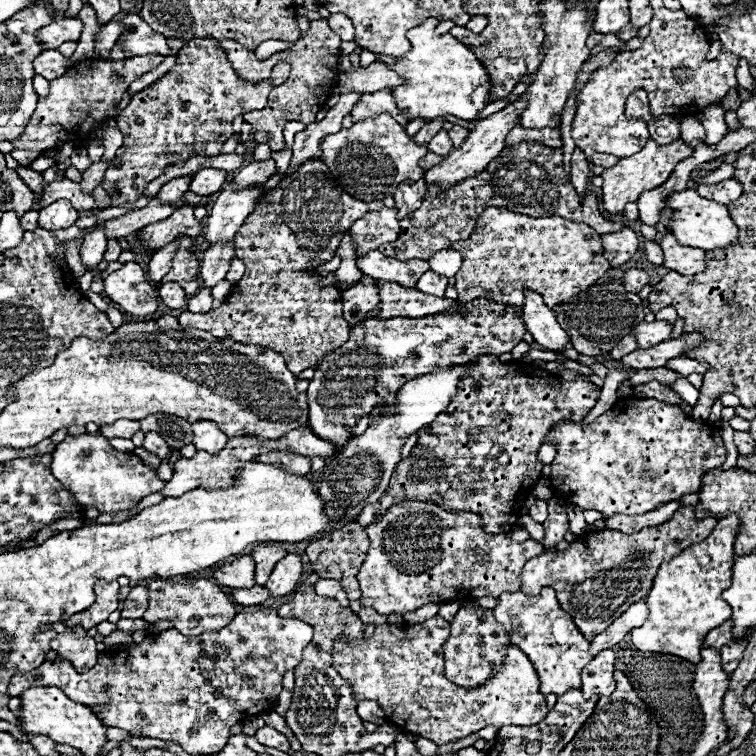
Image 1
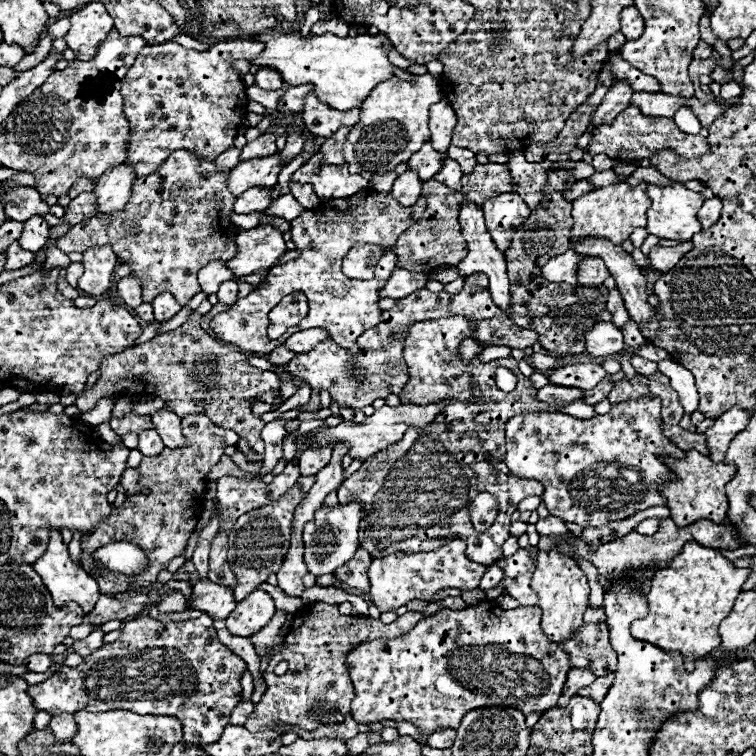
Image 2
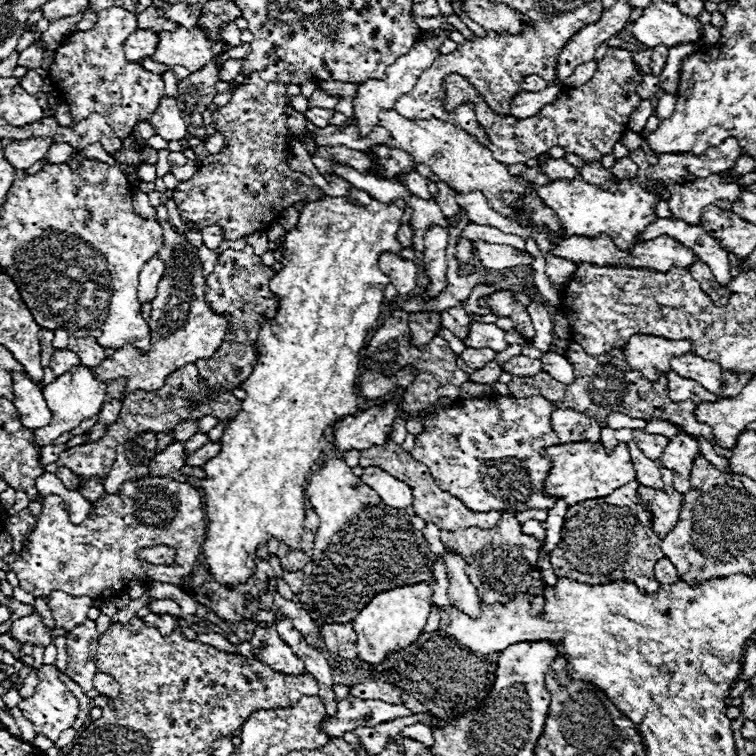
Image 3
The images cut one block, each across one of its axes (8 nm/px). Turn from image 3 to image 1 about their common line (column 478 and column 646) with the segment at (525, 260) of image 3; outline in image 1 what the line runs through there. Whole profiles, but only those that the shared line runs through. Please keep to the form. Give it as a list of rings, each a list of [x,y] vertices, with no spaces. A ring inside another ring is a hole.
[[[644,242],[644,254],[646,254],[646,260],[654,266],[662,266],[662,250],[656,242]]]

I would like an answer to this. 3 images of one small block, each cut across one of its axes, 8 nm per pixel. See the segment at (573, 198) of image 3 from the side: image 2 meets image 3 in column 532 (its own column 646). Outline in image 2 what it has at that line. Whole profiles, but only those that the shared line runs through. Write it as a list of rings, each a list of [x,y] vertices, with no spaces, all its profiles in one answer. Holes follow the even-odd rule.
[[[672,182],[670,186],[652,186],[648,184],[646,188],[652,206],[648,210],[648,234],[654,234],[658,238],[666,238],[666,240],[680,240],[680,242],[688,242],[696,232],[702,230],[700,222],[696,220],[696,212],[700,210],[702,198],[698,192],[688,190],[682,182]]]

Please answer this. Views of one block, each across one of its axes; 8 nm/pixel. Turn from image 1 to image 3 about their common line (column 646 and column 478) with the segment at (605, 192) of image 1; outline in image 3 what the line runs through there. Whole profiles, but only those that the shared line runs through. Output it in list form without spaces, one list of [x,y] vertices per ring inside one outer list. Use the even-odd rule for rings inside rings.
[[[394,108],[390,110],[384,110],[380,112],[380,120],[378,120],[378,126],[386,128],[390,132],[390,140],[388,140],[388,146],[390,148],[400,148],[404,152],[408,152],[412,156],[412,162],[414,164],[424,164],[428,166],[434,176],[438,176],[442,182],[446,182],[452,190],[460,192],[460,194],[468,194],[468,192],[474,192],[474,190],[480,190],[486,198],[488,198],[488,204],[500,212],[502,216],[510,218],[510,220],[516,220],[520,224],[526,224],[520,220],[520,216],[516,216],[508,206],[502,204],[500,200],[500,192],[514,192],[514,194],[520,194],[524,198],[524,206],[530,208],[534,212],[534,222],[538,226],[548,226],[550,230],[558,230],[560,228],[560,222],[558,218],[554,216],[554,212],[550,208],[546,208],[538,196],[534,194],[526,194],[526,188],[532,186],[528,180],[520,178],[520,176],[512,176],[508,174],[506,166],[496,162],[492,158],[492,152],[482,146],[474,136],[462,132],[460,128],[456,128],[454,124],[450,122],[444,122],[444,120],[436,120],[436,118],[428,118],[428,120],[408,120],[404,116],[400,116]]]

